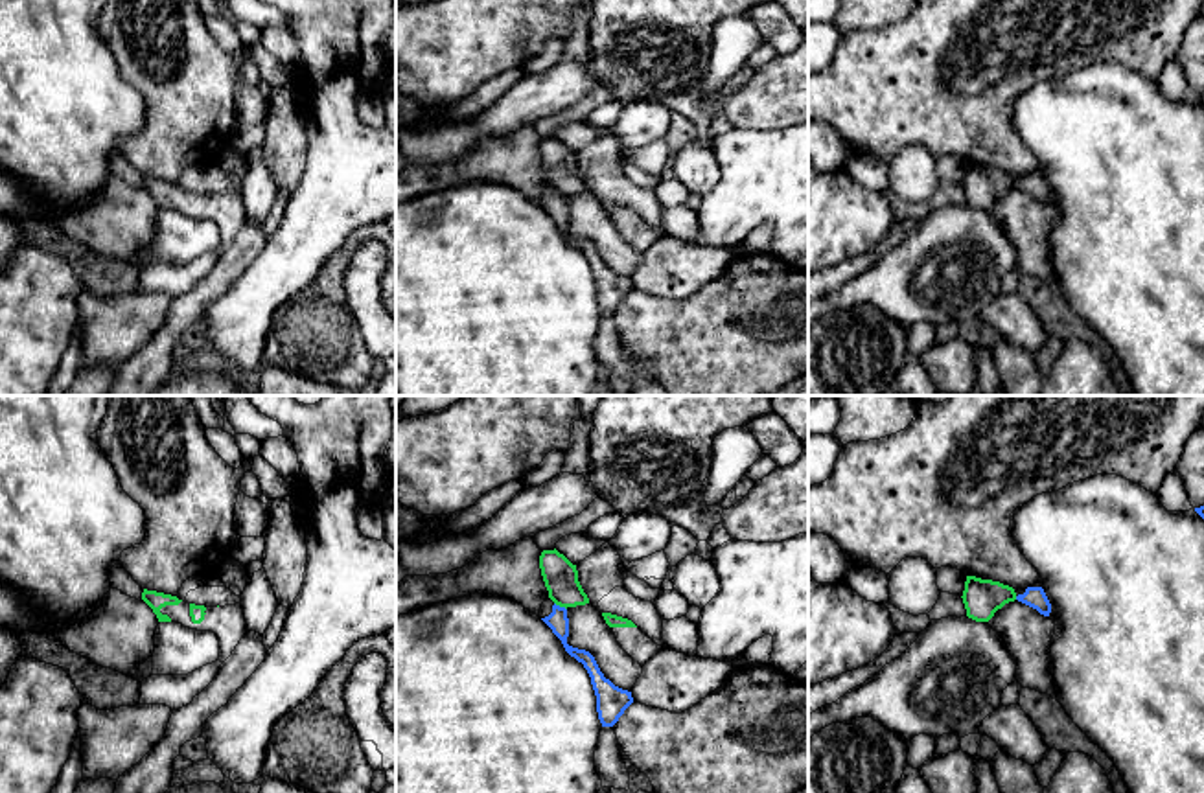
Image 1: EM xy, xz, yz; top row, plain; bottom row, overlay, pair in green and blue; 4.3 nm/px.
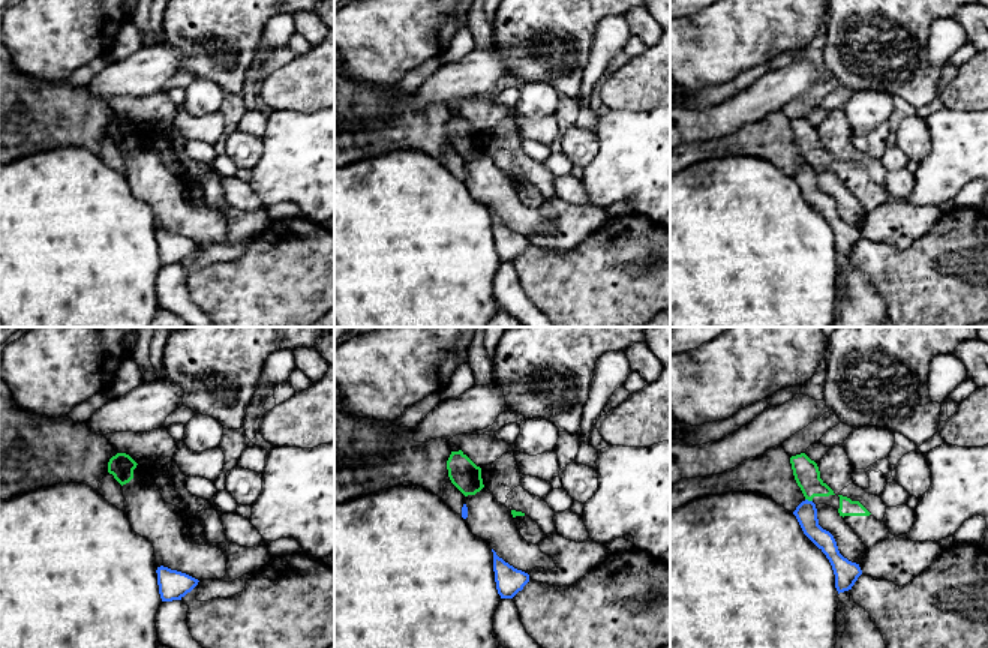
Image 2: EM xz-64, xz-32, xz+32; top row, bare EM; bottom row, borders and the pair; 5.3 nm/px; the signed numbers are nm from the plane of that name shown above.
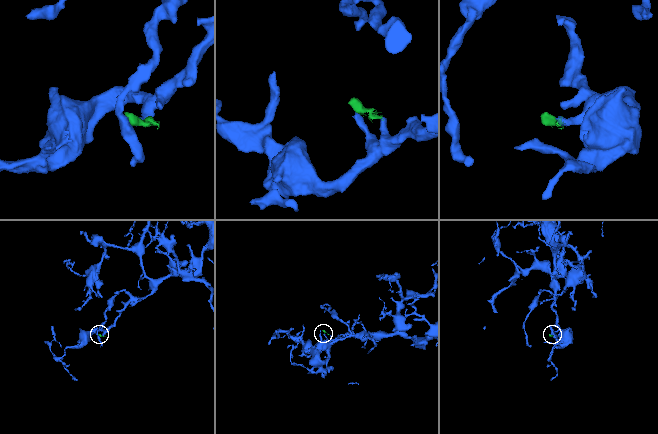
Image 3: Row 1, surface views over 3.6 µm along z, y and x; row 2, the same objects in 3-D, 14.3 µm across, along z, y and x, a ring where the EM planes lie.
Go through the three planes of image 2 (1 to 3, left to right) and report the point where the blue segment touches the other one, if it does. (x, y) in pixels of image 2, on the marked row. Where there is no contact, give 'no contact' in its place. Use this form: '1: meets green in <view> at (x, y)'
1: no contact
2: no contact
3: meets green in xz+32 at (808, 500)

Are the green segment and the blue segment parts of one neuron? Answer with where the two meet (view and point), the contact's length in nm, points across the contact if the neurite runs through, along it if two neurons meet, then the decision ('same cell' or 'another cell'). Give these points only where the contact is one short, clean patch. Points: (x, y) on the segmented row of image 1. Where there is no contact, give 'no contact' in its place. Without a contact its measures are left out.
contact xz (560, 606); length 70 nm; border xz (555, 602), (566, 609); another cell

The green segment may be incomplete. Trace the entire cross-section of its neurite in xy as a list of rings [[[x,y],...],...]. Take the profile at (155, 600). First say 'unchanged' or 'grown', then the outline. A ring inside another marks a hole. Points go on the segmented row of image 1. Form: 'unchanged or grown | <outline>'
grown | [[[144,589],[142,600],[153,609],[158,622],[179,622],[197,631],[212,631],[219,640],[219,661],[225,662],[243,635],[247,622],[241,603],[225,607],[204,607],[186,603],[177,596]]]

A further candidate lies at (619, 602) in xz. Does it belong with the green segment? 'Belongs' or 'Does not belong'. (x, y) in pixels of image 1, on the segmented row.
Does not belong

